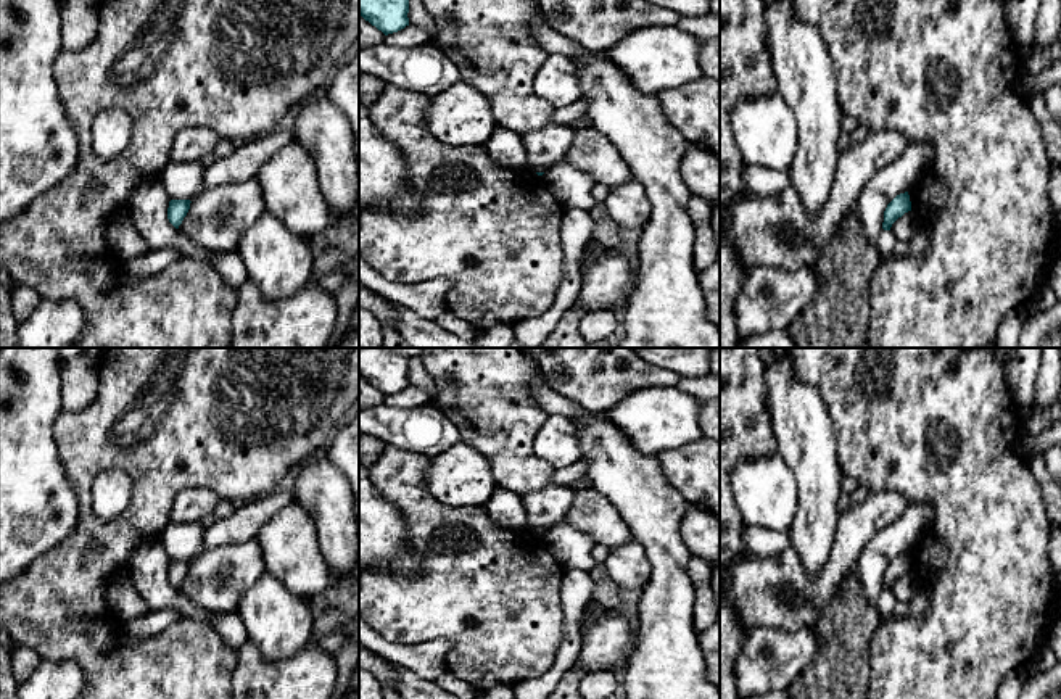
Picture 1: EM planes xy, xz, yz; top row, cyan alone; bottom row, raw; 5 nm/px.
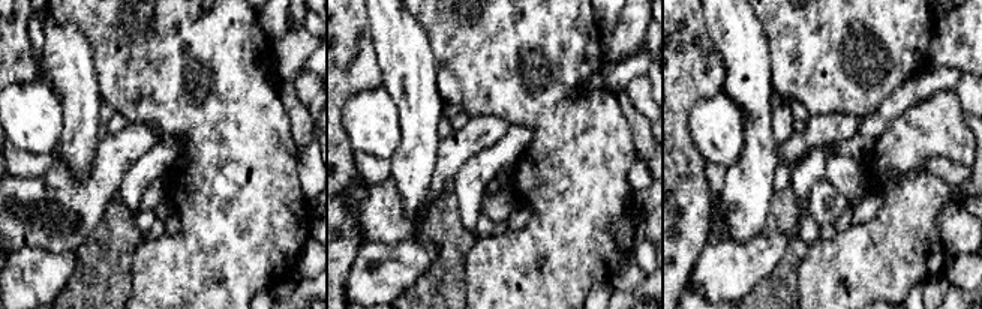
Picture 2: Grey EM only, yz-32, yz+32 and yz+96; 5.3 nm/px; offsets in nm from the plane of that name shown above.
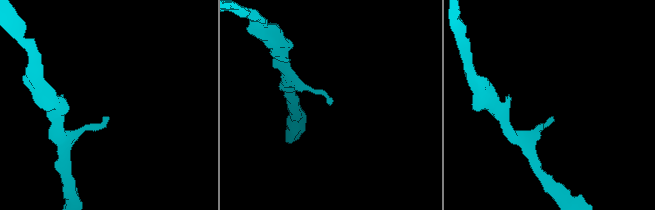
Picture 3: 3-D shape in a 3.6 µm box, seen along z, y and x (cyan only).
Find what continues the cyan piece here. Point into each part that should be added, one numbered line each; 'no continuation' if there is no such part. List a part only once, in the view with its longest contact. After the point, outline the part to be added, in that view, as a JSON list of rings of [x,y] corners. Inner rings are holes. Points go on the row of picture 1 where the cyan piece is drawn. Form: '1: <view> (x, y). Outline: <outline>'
no continuation

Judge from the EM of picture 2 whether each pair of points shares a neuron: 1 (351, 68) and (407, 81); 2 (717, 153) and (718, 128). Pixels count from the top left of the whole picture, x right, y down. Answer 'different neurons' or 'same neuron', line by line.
1: different neurons
2: same neuron

